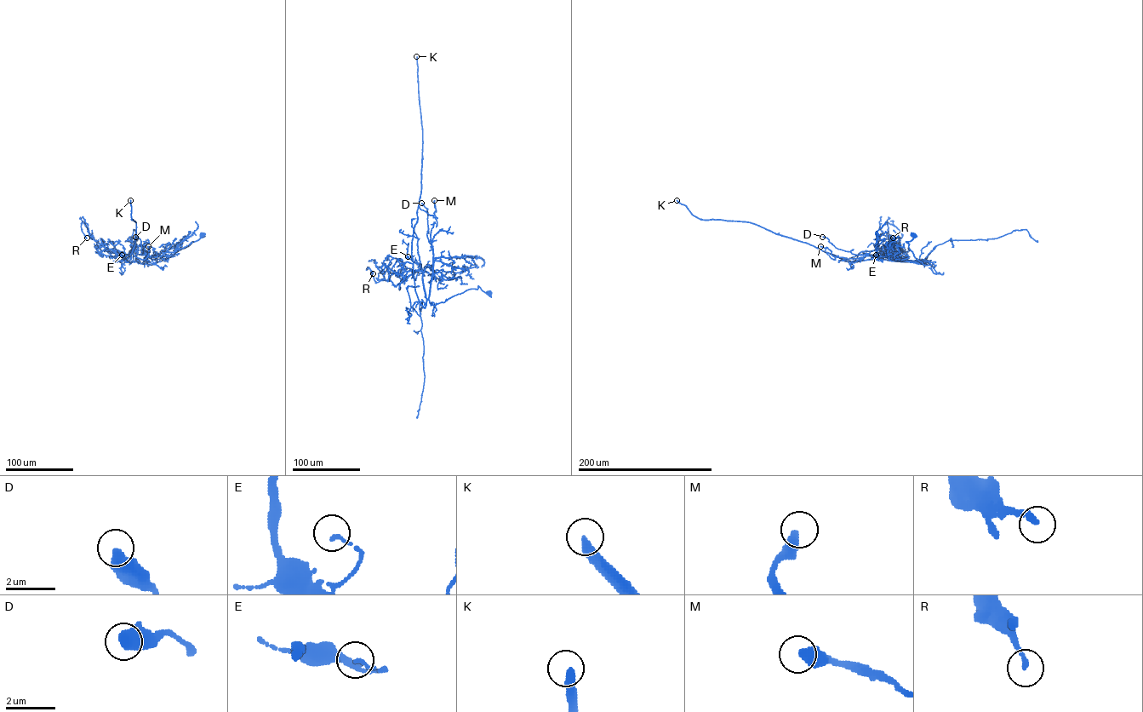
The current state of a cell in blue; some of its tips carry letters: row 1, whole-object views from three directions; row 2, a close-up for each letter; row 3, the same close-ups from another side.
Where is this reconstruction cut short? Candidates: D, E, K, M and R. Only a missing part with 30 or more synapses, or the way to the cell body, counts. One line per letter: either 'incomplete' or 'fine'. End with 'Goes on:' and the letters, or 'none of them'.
D: fine
E: fine
K: incomplete
M: fine
R: fine
Goes on: K

